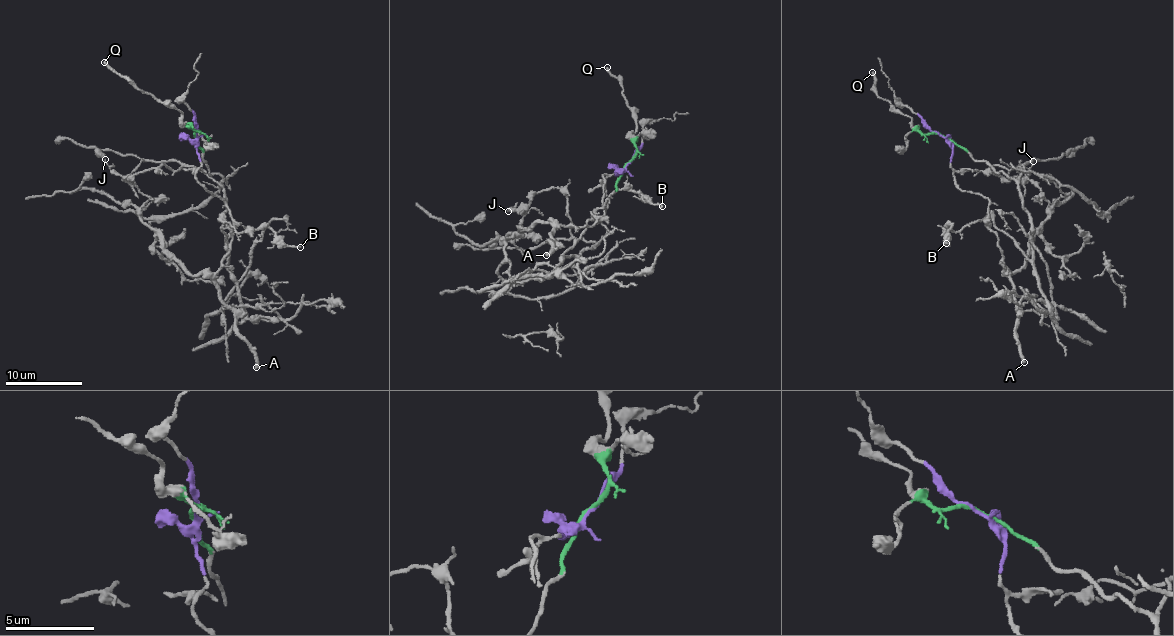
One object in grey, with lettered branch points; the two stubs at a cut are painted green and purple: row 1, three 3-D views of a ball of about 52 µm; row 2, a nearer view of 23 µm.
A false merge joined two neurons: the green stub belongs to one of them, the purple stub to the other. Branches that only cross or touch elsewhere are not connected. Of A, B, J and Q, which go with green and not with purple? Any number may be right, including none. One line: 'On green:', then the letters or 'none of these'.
On green: B, J, Q

